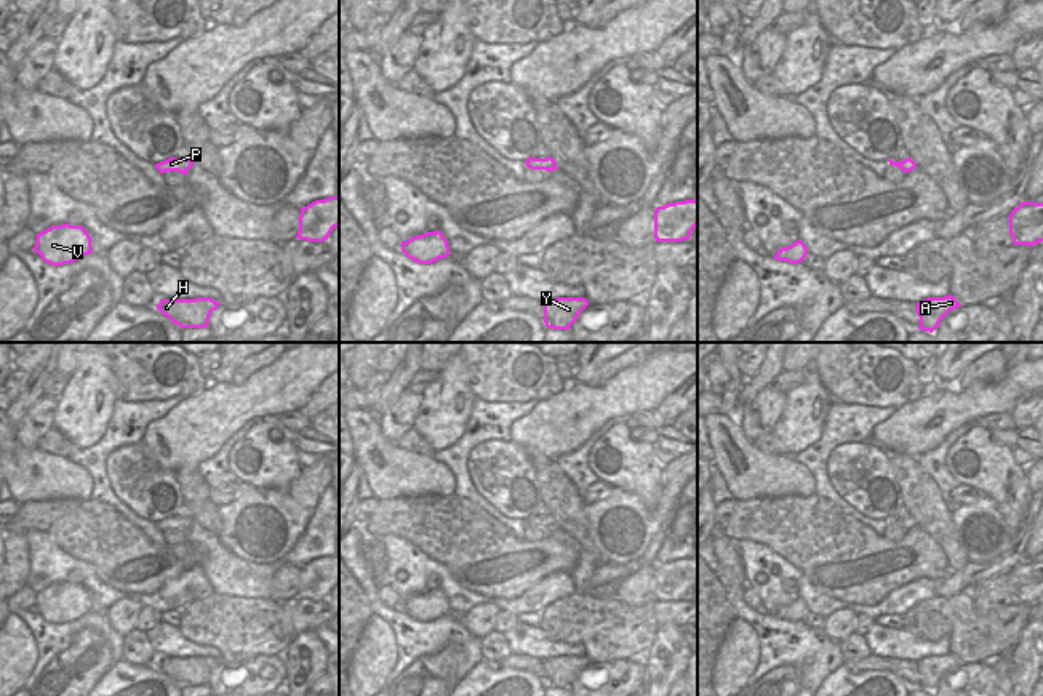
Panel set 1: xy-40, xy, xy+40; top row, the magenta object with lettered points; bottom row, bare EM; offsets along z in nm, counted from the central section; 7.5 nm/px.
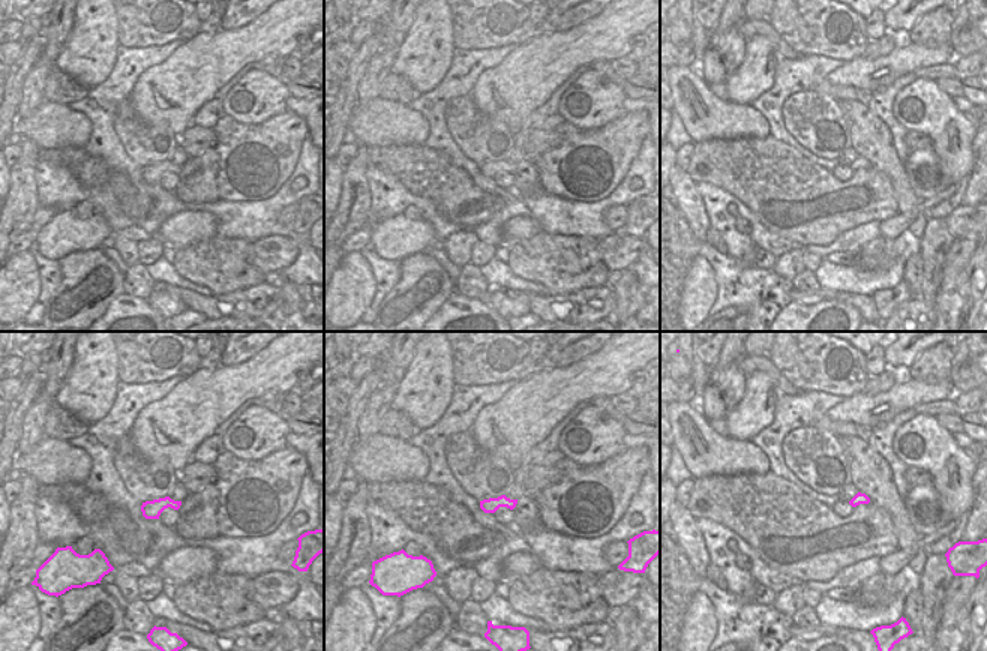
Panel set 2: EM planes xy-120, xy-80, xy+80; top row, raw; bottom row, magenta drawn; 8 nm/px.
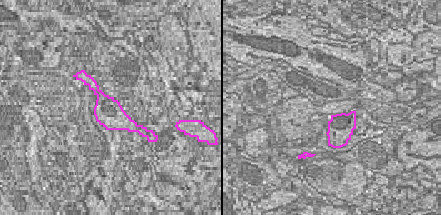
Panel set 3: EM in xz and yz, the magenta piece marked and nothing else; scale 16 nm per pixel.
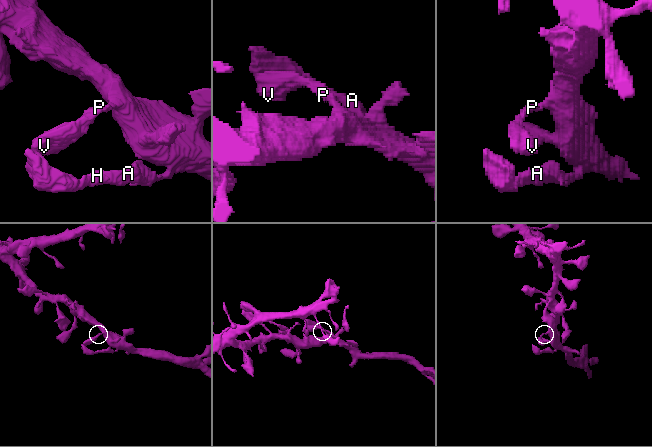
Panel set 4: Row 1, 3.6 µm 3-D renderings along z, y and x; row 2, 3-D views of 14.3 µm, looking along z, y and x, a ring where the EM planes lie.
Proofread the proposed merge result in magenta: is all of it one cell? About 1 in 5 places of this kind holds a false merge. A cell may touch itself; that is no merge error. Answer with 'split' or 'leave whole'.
leave whole

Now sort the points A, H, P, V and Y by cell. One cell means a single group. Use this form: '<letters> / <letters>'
A H P V Y

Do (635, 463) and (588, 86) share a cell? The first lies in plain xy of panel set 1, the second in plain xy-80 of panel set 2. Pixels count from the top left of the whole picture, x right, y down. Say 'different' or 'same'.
same

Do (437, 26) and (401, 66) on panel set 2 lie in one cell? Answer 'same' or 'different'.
same

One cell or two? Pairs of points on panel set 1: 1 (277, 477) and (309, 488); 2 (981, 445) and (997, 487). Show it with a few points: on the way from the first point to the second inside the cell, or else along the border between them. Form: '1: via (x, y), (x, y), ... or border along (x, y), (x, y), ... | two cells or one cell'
1: border along (301, 469), (285, 487), (255, 487) | two cells
2: via (981, 455), (983, 461), (997, 477) | one cell

